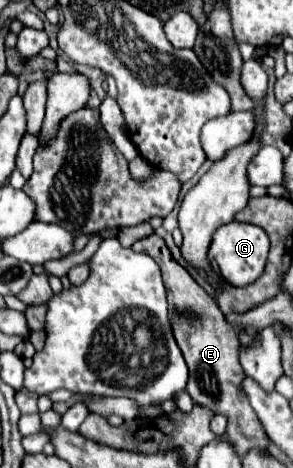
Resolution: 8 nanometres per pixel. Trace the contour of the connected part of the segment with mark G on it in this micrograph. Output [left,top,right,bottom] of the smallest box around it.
[209,220,269,286]

